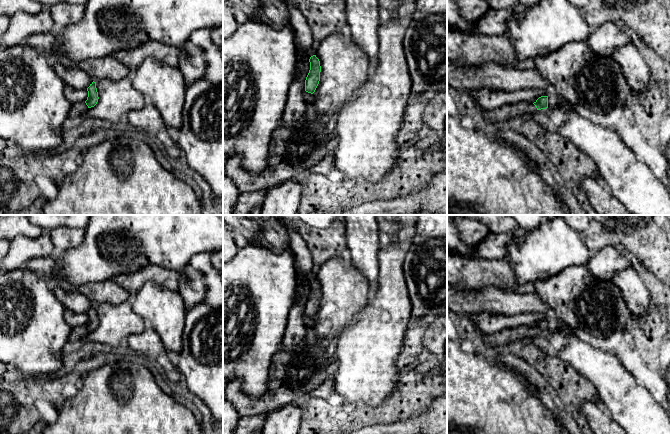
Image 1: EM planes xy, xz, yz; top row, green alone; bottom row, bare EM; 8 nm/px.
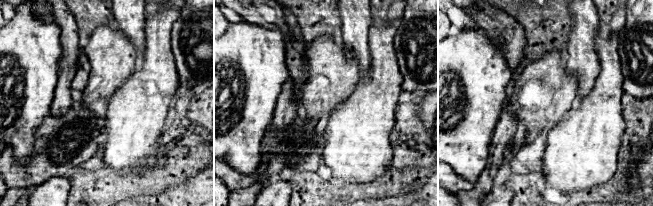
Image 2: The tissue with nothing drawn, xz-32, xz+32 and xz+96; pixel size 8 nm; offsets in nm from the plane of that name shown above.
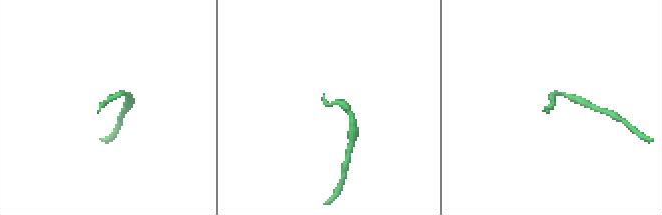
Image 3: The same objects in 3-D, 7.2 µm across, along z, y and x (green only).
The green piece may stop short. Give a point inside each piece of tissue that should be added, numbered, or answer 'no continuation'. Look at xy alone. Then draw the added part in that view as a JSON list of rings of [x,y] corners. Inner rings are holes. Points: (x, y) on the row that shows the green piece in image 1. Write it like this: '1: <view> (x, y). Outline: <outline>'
1: xy (77, 109). Outline: [[[85,102],[74,103],[74,104],[71,105],[69,117],[70,118],[77,118],[81,115],[86,114],[88,109],[89,108],[88,108],[88,106],[86,105]]]

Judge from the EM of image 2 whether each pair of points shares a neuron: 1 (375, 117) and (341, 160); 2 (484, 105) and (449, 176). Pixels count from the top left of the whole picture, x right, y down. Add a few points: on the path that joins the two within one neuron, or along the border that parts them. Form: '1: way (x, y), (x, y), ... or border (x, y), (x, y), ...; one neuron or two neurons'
1: way (364, 128), (358, 134), (357, 144), (352, 149); one neuron
2: border (448, 164), (461, 177), (472, 183); two neurons

